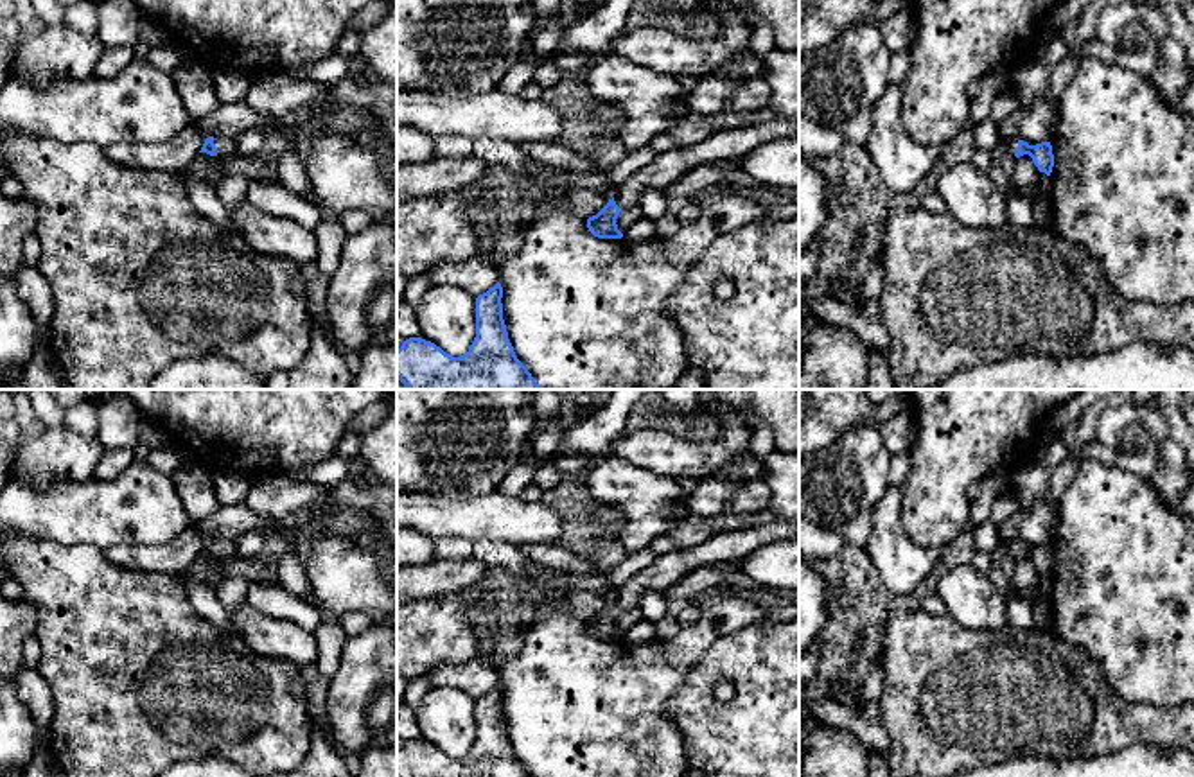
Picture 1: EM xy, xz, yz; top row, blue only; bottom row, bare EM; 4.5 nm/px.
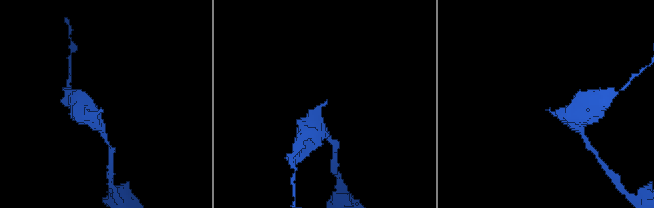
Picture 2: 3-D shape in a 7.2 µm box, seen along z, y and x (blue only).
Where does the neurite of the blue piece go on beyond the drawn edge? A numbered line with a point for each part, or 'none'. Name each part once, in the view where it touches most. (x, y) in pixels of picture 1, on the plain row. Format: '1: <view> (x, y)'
1: xy (225, 550)

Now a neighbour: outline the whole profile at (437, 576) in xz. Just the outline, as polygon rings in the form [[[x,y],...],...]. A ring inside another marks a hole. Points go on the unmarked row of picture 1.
[[[474,558],[438,560],[427,563],[397,567],[397,603],[429,599],[458,592],[483,580],[488,567]]]

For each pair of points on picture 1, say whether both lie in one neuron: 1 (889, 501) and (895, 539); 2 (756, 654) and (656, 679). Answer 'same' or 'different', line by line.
1: same
2: different

